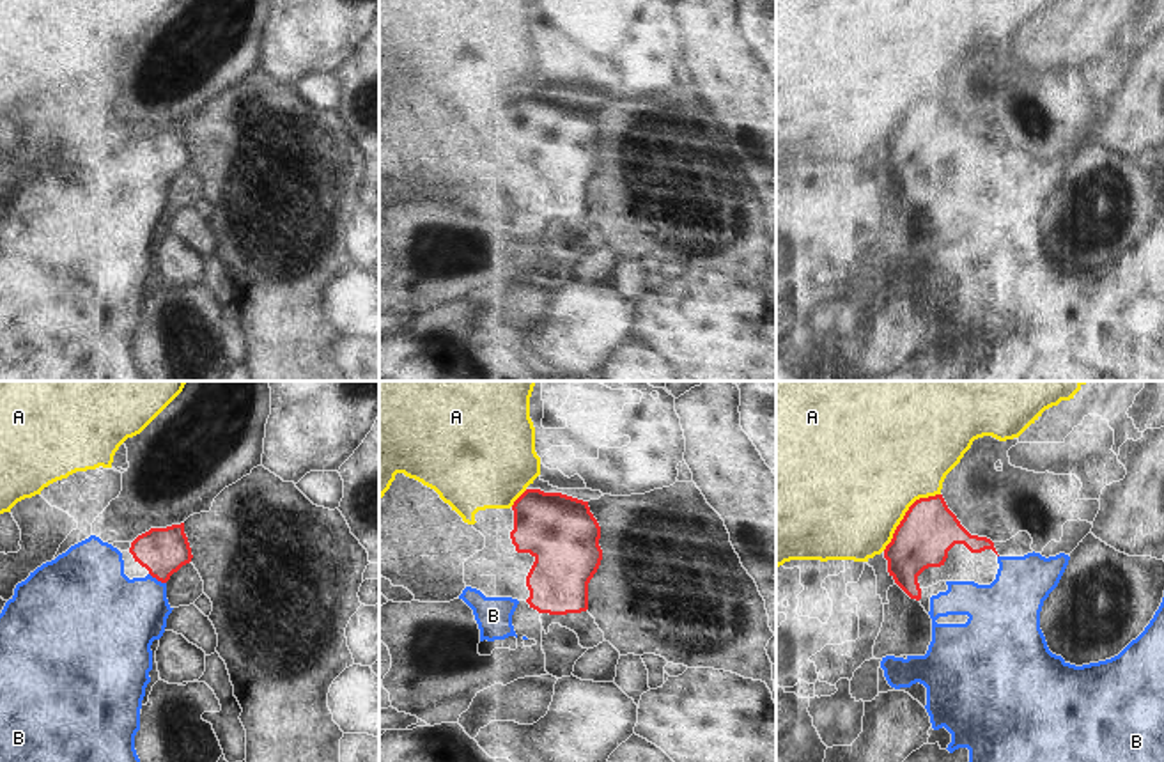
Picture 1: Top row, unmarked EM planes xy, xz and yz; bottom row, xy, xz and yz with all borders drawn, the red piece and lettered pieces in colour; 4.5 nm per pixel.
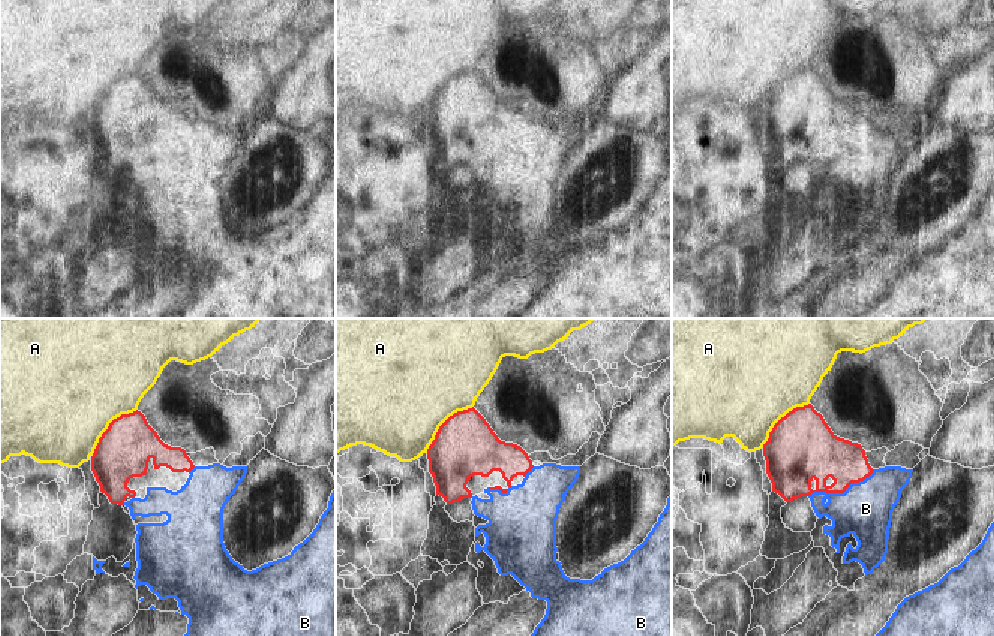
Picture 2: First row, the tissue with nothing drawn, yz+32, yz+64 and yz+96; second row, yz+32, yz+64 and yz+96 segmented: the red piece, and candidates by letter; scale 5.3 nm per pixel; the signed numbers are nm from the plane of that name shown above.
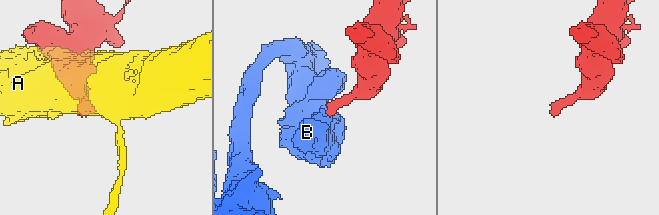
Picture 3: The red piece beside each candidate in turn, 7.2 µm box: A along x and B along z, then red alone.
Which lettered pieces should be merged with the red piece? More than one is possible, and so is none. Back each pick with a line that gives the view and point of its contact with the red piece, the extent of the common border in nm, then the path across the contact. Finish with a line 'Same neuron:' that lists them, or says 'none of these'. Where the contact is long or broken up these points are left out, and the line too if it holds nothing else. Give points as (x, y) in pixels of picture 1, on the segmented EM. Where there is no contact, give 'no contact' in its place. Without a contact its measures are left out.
B: xy (158, 580) | 90 nm | across xy (162, 552), (158, 580), (117, 617)
Same neuron: B

